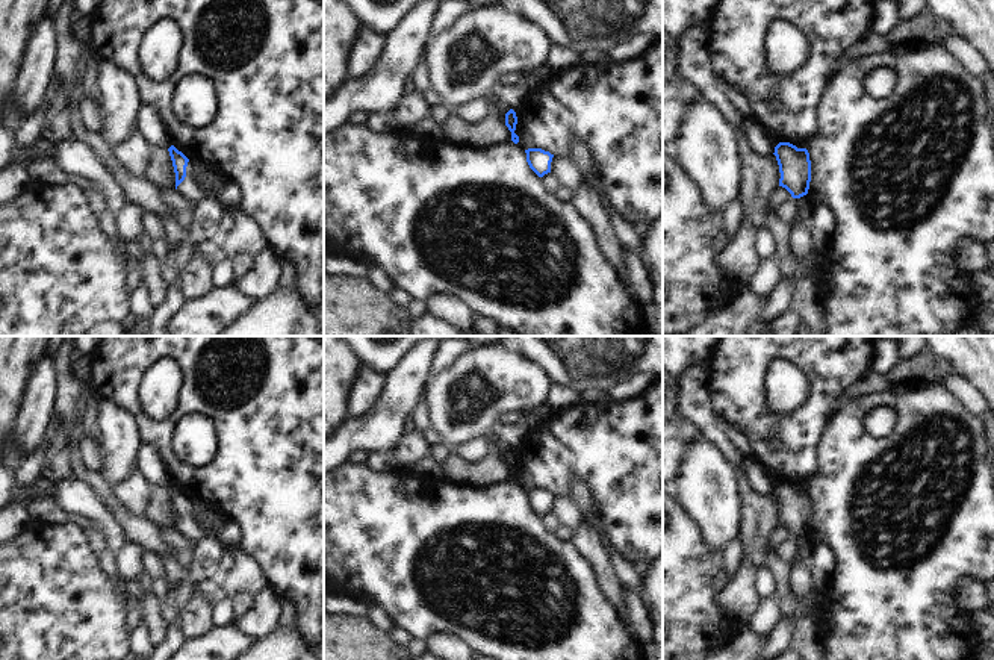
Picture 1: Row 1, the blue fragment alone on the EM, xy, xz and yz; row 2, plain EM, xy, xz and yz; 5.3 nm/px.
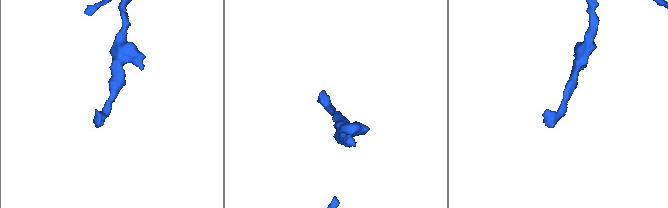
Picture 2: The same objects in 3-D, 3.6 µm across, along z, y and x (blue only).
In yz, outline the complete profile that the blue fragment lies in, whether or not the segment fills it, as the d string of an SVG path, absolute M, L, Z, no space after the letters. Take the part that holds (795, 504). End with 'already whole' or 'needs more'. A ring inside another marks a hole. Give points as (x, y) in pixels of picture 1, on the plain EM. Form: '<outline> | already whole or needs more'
M779 481L775 492L779 504L779 525L785 527L793 537L808 533L811 521L811 500L806 487L797 487L790 481Z | already whole

